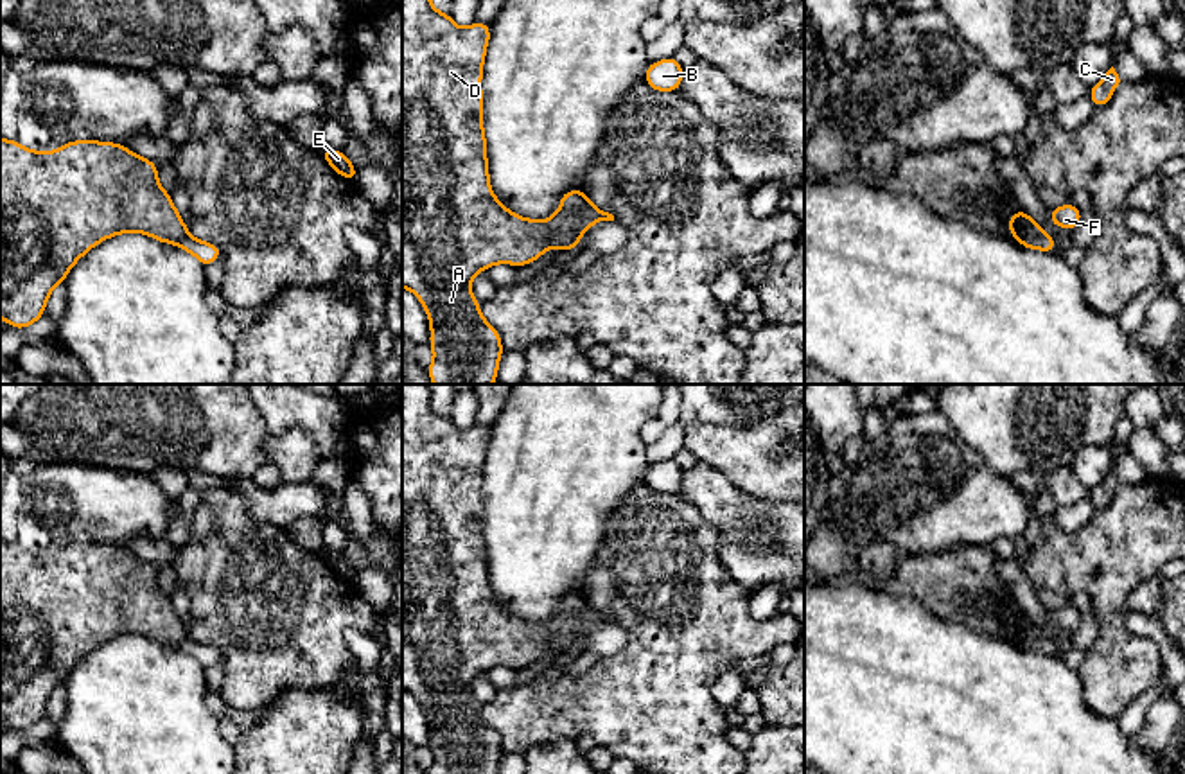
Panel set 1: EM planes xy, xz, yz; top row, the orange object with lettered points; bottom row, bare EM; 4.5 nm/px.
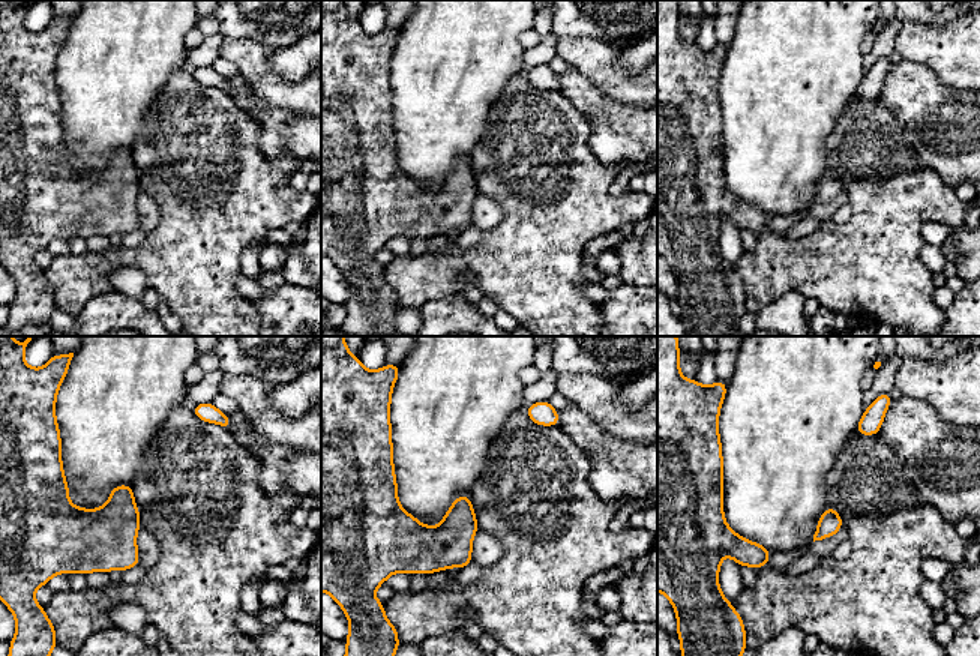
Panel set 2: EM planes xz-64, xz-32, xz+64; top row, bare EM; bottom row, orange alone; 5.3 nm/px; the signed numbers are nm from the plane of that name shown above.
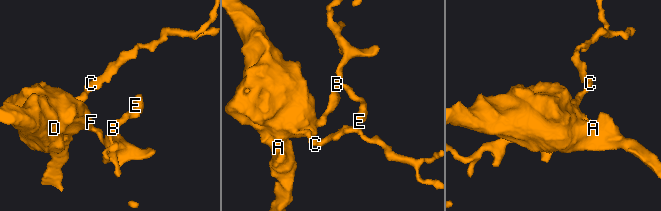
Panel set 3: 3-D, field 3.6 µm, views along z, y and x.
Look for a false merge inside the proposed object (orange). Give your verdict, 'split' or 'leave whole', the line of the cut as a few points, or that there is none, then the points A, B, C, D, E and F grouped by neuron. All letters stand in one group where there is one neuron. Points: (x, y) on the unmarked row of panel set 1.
split | xz (588, 602), (582, 613), (580, 634) | A C D F / B E

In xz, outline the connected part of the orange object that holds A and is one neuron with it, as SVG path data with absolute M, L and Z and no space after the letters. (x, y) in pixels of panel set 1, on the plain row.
M402 384L402 690L422 704L429 720L434 760L426 774L497 774L505 754L501 738L483 720L470 684L494 666L528 668L548 650L569 654L582 641L584 593L564 594L560 611L548 623L521 620L492 596L481 494L490 429L481 424L456 429L451 417L433 409L427 384Z

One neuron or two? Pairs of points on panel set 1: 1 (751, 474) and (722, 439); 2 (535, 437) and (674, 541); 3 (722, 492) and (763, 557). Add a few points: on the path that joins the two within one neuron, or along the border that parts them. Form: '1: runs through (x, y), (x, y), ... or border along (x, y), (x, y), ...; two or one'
1: runs through (749, 466), (731, 448); one
2: border along (643, 478), (623, 496), (607, 519), (604, 539); two
3: runs through (729, 509), (762, 541); one

